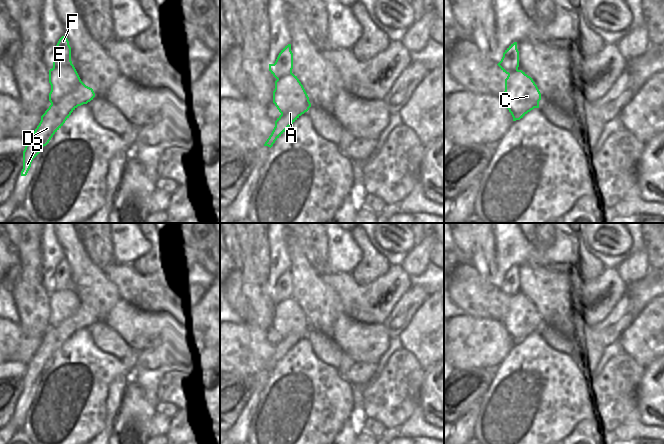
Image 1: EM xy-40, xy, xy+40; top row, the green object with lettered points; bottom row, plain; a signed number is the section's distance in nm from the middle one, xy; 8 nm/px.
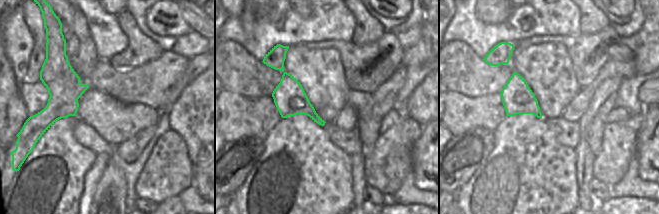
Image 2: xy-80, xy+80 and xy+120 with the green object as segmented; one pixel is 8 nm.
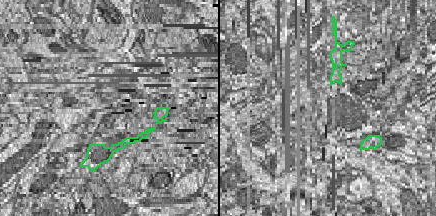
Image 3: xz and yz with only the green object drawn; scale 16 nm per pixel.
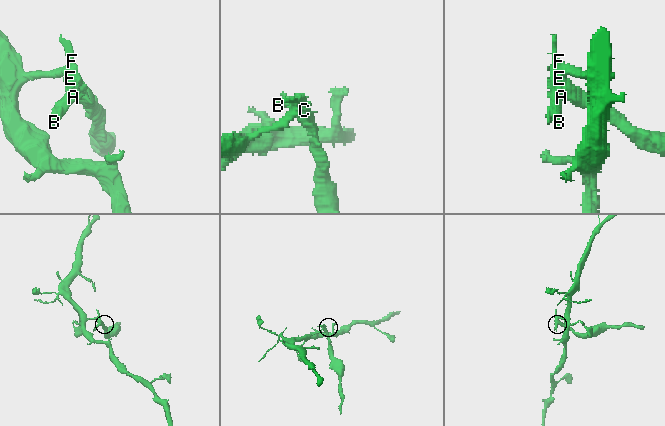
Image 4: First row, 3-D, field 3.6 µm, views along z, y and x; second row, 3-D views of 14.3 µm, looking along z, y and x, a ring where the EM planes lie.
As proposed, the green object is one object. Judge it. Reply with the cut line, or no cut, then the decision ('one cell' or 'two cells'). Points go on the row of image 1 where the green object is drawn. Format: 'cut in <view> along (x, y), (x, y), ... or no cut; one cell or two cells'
cut in xy-40 along (71, 63), (53, 68); two cells

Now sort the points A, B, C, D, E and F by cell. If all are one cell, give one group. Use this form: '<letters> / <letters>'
A B C D E / F

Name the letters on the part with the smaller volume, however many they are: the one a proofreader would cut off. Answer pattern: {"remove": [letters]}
{"remove": ["A", "B", "C", "D", "E"]}

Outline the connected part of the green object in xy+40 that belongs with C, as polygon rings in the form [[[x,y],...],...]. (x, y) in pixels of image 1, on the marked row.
[[[517,69],[505,79],[505,91],[501,99],[511,113],[513,121],[516,121],[534,108],[539,108],[541,93],[533,79]]]

